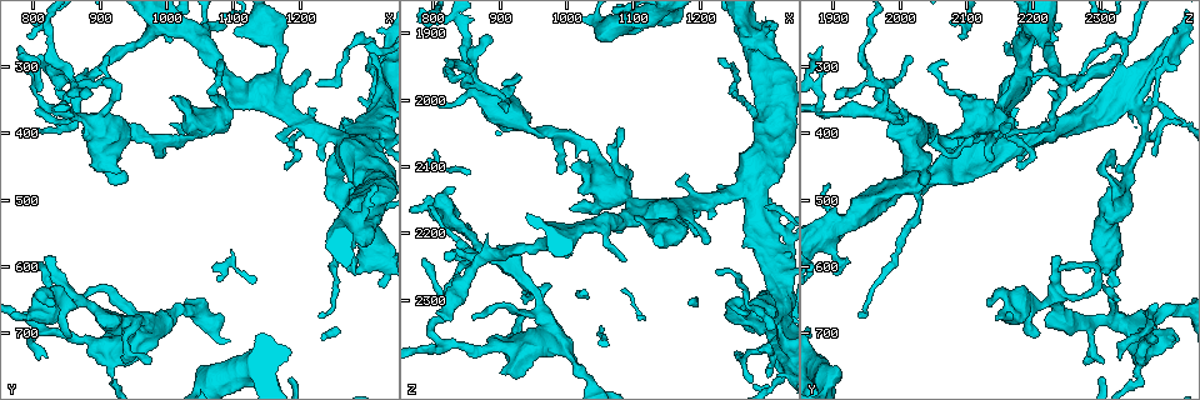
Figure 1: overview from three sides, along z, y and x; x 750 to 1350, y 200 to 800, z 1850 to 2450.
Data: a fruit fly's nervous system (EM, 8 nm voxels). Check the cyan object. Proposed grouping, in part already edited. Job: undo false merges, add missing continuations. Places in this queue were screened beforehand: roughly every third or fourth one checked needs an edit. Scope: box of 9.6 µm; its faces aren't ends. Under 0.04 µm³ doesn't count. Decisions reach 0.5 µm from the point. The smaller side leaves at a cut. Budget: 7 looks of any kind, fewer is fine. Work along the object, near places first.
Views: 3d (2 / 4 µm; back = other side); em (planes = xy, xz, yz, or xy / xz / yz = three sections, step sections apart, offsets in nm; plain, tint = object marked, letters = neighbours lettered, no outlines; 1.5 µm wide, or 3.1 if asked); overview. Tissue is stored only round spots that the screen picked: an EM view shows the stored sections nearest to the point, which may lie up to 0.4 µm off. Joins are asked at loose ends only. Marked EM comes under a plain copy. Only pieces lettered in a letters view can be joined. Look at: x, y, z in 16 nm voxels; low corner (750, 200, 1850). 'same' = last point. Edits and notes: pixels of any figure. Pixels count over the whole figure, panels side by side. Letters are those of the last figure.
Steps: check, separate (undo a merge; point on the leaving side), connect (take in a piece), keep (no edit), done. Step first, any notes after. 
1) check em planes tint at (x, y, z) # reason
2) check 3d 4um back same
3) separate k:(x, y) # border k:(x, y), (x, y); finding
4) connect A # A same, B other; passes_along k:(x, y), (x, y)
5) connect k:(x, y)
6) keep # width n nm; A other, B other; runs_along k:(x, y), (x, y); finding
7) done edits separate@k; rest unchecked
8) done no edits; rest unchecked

check em planes letters at (850, 370, 1900) # two arms in line, one across

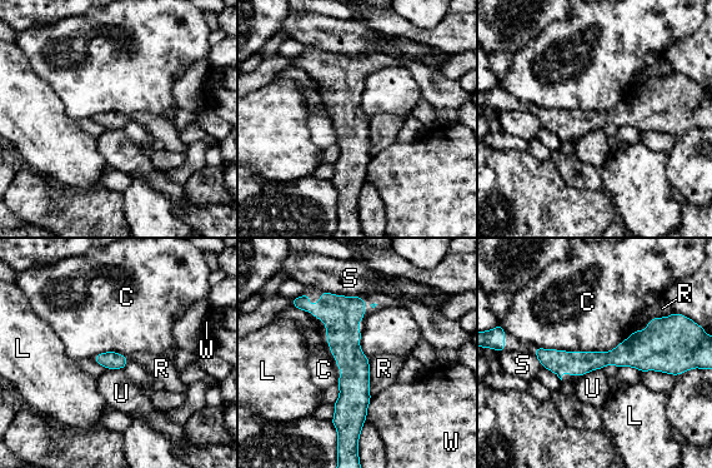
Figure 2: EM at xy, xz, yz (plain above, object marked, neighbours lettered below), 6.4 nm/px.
keep # C other, L other, R other, S other, U other, W other; border 2:(625, 339), (610, 350), (537, 347); one neuron here

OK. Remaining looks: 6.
check 3d 2um at (810, 285, 2320) # an open end

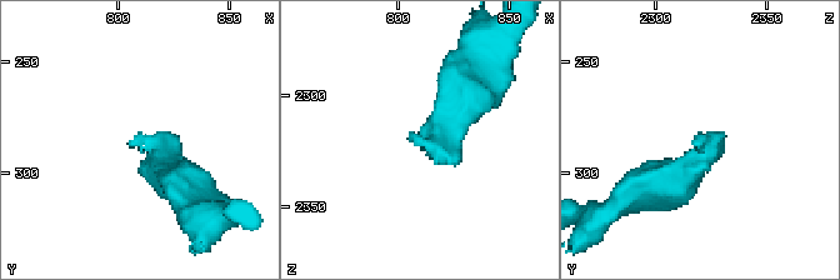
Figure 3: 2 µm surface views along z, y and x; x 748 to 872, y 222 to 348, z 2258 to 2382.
check em planes letters at (807, 289, 2320)

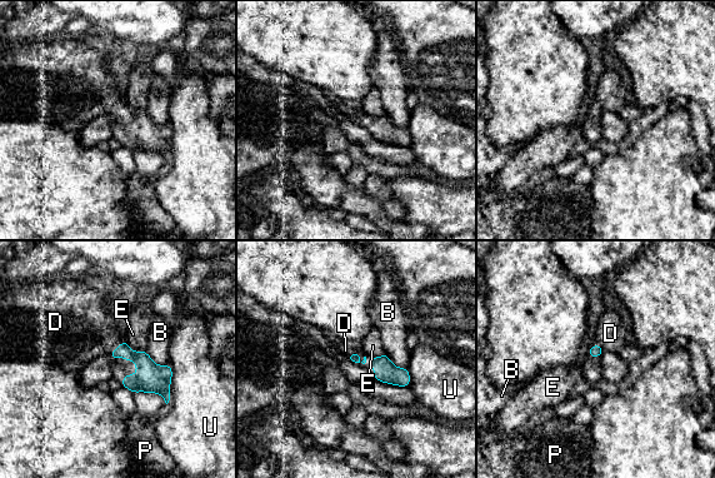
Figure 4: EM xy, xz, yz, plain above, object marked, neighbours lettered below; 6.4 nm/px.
connect D # B other, D same, E other, P other, U other; it goes on there

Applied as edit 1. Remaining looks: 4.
check overview

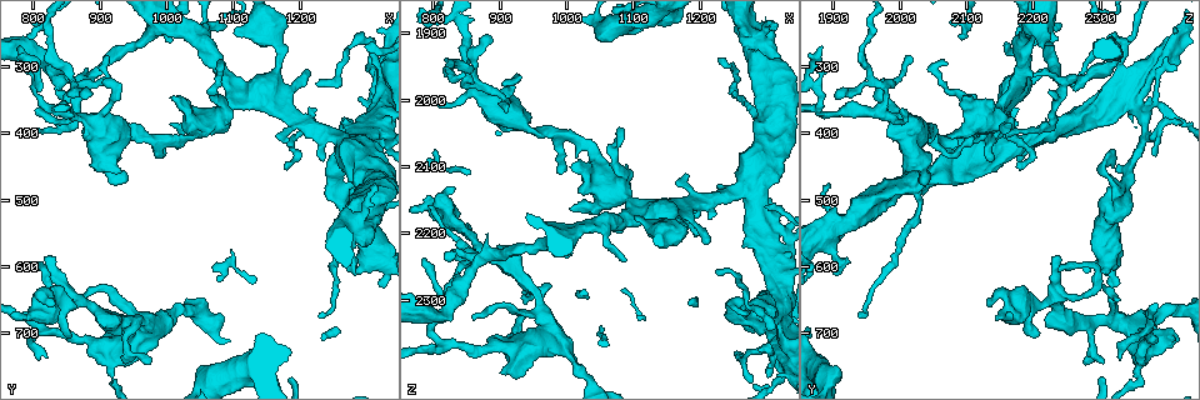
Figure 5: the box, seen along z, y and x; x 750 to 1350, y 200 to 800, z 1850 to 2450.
check em planes letters at (915, 750, 2360) # sharp bend

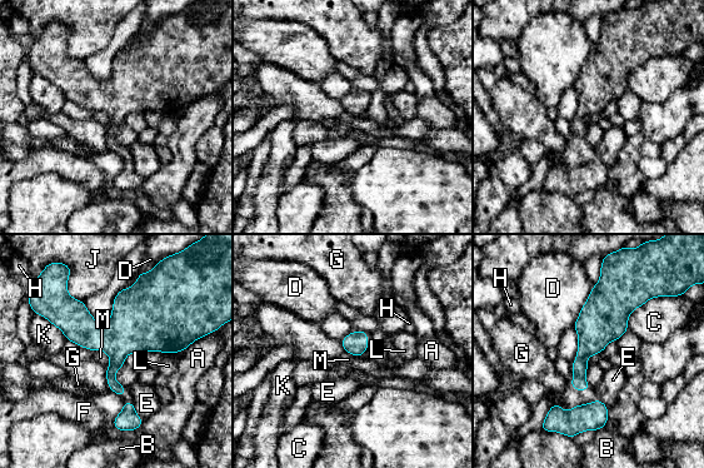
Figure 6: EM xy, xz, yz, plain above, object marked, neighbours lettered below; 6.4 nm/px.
keep # A other, B other, C other, D other, E other, F other, G other, H other, J other, K other, L other, M other; all the same neuron

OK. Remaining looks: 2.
done edits connect@4; rest unchecked

